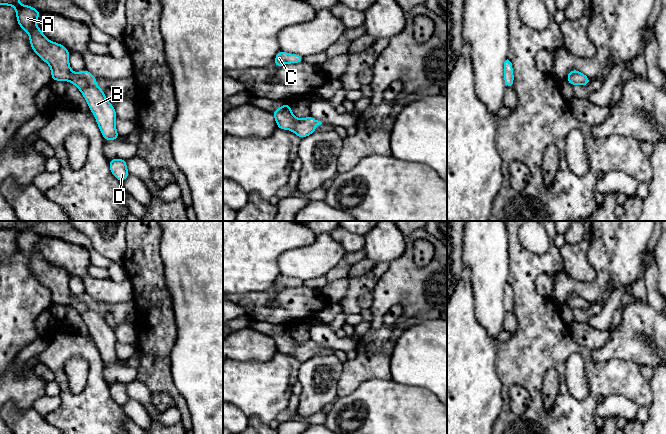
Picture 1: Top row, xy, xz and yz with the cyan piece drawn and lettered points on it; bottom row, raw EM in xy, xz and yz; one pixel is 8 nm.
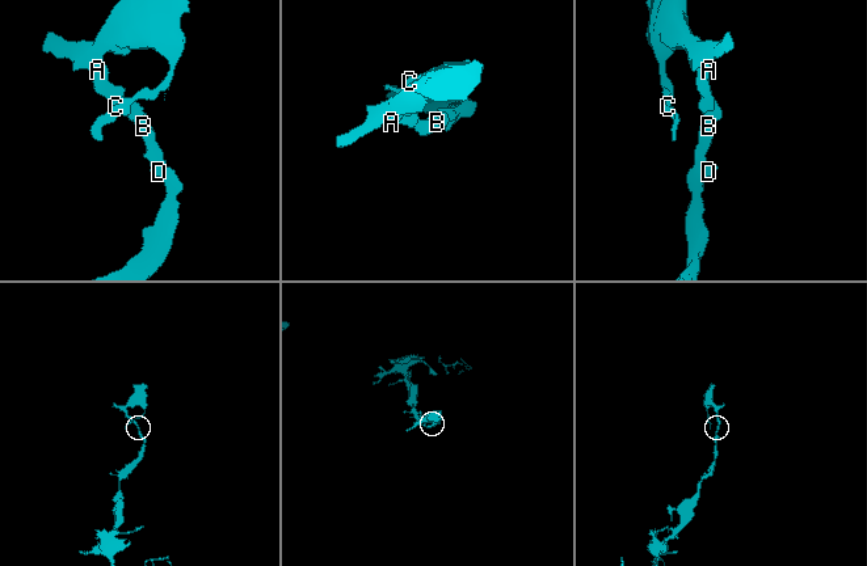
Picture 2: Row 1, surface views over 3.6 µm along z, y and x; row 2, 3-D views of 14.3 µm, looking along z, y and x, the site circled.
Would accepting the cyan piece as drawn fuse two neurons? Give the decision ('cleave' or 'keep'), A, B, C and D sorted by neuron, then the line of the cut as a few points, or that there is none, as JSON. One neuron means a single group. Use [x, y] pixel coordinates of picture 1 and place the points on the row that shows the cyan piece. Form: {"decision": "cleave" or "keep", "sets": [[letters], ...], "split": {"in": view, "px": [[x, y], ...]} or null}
{"decision": "keep", "sets": [["A", "B", "C", "D"]], "split": null}

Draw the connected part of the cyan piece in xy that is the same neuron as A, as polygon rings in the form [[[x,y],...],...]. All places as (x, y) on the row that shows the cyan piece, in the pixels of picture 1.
[[[0,0],[1,5],[13,6],[16,10],[18,25],[29,36],[32,50],[51,68],[51,80],[69,81],[75,85],[87,101],[93,113],[103,139],[112,141],[119,139],[115,126],[117,114],[114,106],[106,99],[104,90],[96,85],[97,77],[86,68],[74,73],[69,65],[69,50],[62,44],[46,38],[42,30],[35,25],[41,11],[30,5],[20,5],[19,0]]]

